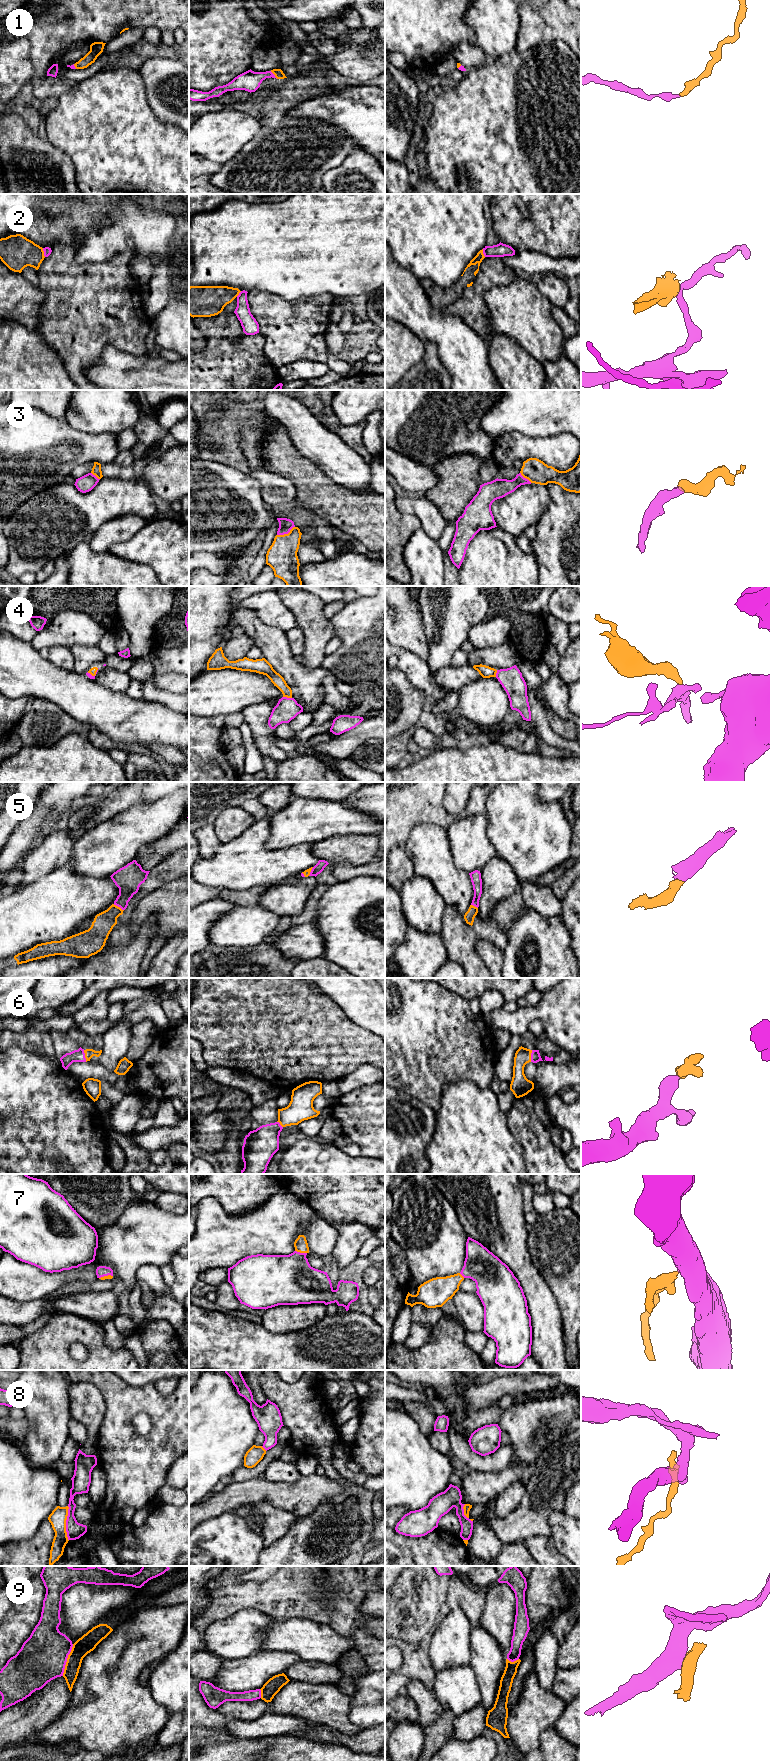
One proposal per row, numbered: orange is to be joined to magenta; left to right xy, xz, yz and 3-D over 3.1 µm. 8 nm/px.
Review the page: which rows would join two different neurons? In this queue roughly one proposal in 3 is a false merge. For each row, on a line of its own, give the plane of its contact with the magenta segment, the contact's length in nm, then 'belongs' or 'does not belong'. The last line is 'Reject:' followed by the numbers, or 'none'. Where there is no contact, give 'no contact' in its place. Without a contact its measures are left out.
1: xz | 90 nm | belongs
2: xy | 80 nm | does not belong
3: xz | 160 nm | belongs
4: xz | 70 nm | does not belong
5: xy | 100 nm | belongs
6: xy | 100 nm | belongs
7: xz | 100 nm | belongs
8: xy | 280 nm | does not belong
9: xy | 280 nm | does not belong
Reject: 2, 4, 8, 9

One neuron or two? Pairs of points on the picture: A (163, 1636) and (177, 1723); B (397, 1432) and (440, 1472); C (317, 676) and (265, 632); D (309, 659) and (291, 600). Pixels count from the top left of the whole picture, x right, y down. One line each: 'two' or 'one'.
A: two
B: one
C: one
D: one

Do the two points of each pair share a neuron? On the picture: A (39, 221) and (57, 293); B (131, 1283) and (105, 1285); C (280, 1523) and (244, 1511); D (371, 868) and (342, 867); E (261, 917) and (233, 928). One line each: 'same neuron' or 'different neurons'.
A: different neurons
B: different neurons
C: same neuron
D: same neuron
E: same neuron

